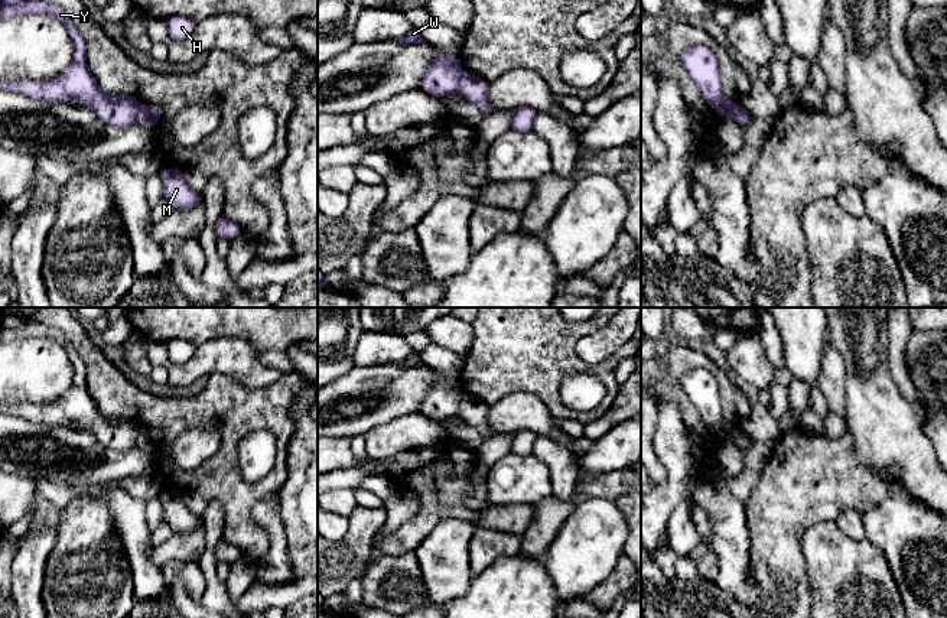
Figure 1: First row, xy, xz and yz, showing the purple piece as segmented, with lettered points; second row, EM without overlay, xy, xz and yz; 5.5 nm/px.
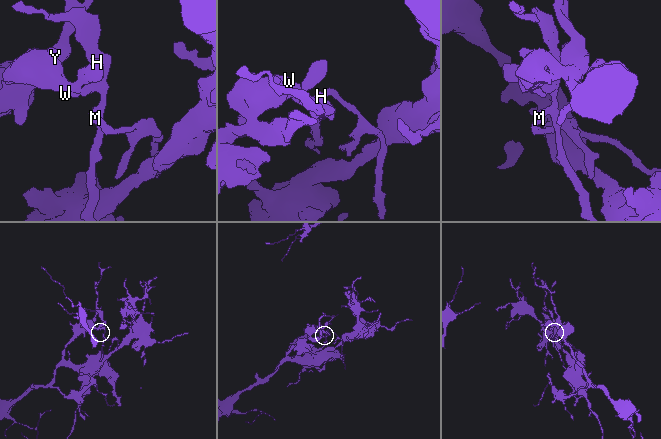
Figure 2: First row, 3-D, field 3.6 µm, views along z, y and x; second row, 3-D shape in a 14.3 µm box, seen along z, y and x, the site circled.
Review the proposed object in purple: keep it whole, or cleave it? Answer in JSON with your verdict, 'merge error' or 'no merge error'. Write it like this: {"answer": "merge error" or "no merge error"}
{"answer": "merge error"}

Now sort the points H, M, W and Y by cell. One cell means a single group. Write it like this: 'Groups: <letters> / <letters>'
Groups: H M / W Y

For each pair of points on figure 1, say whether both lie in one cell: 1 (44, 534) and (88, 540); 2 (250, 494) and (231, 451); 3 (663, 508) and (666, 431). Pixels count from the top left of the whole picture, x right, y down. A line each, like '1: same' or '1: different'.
1: different
2: same
3: same

